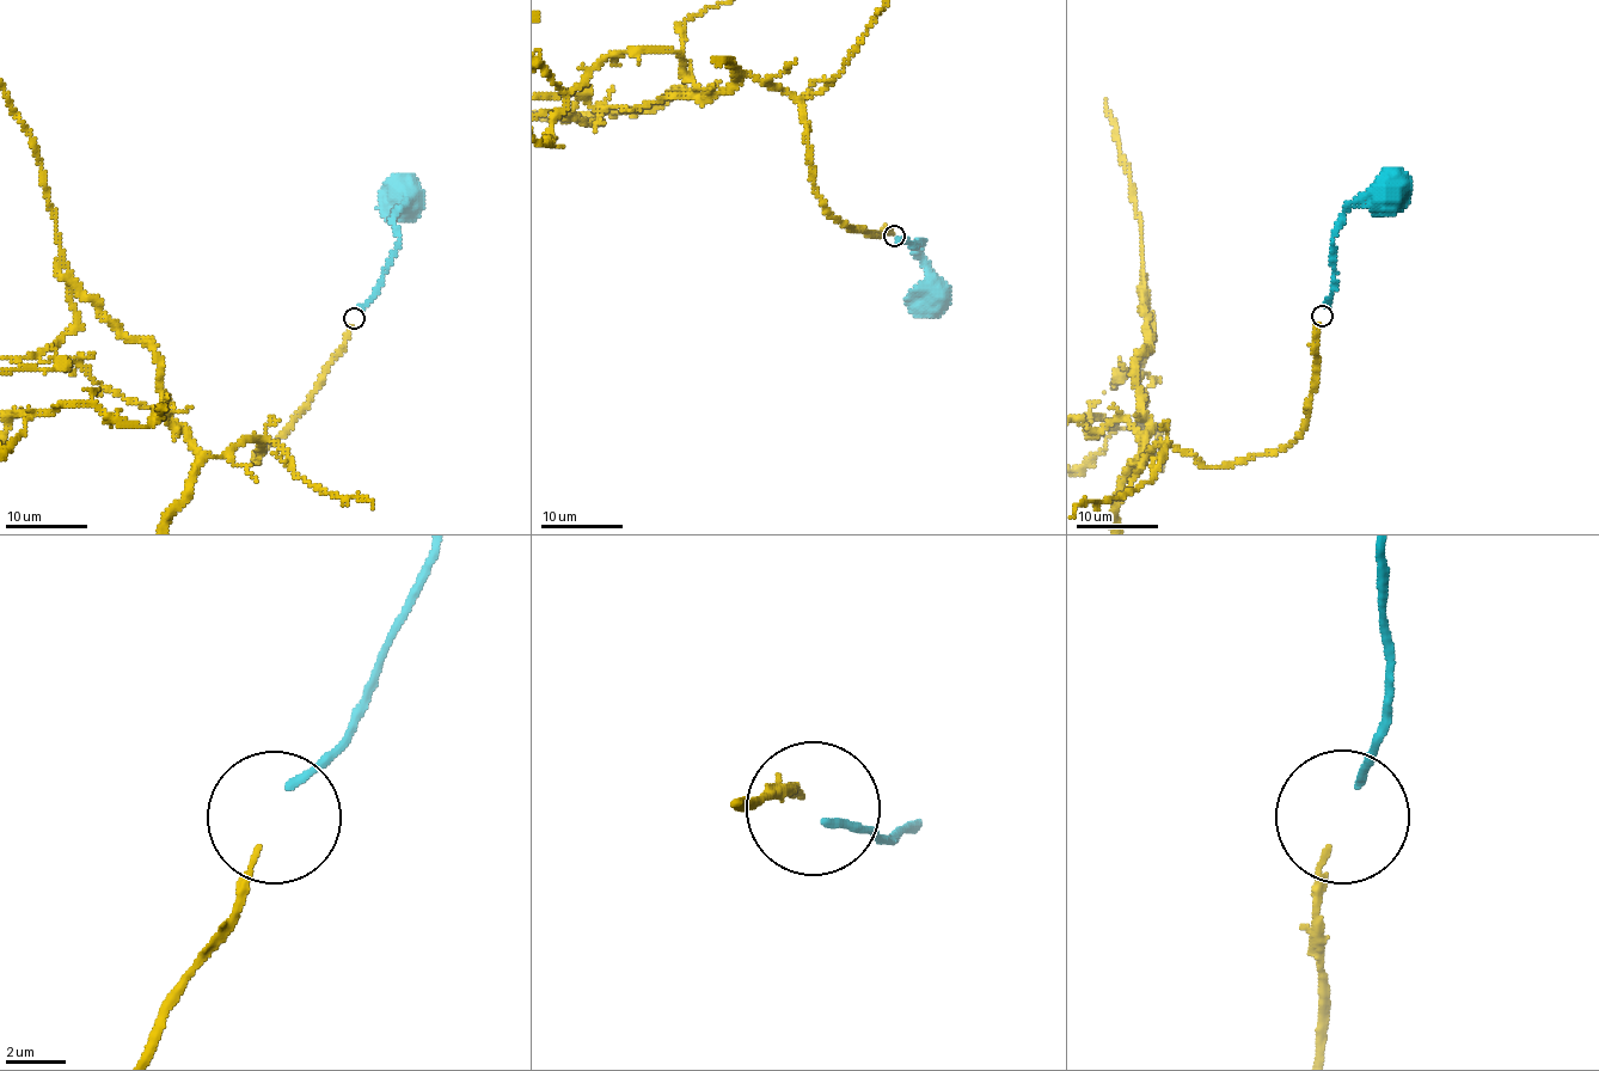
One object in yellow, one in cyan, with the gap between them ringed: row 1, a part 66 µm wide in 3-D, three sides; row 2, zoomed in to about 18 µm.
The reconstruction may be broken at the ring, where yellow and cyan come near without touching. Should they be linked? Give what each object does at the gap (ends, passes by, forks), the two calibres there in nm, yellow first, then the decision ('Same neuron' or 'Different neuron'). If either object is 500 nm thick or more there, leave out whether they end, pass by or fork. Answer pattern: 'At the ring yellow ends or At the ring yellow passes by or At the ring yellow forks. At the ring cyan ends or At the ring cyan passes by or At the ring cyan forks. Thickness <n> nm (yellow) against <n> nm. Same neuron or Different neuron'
At the ring yellow ends. At the ring cyan ends. Thickness 190 nm (yellow) against 280 nm. Same neuron

